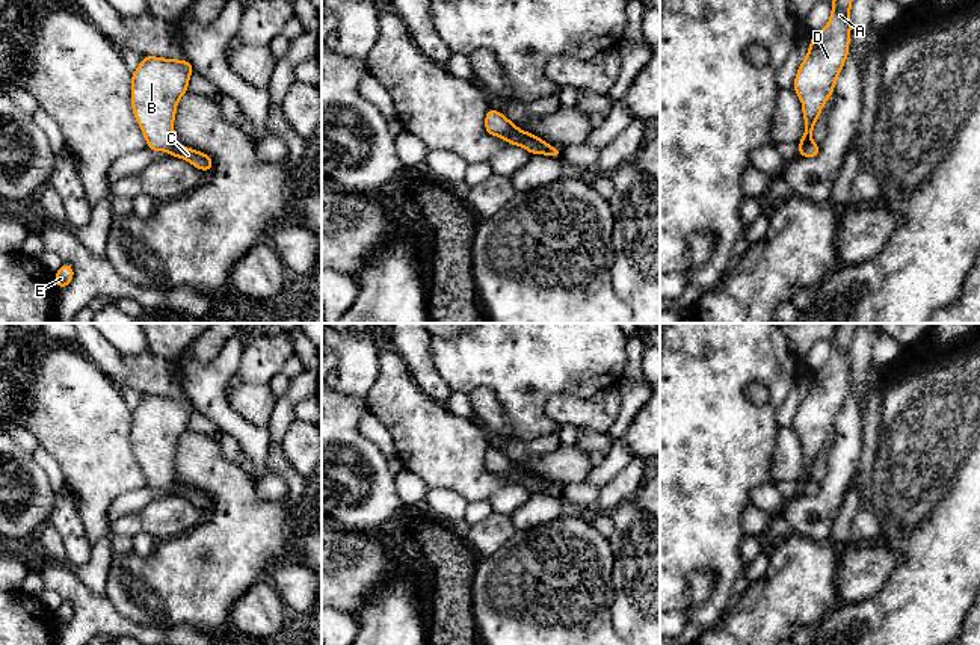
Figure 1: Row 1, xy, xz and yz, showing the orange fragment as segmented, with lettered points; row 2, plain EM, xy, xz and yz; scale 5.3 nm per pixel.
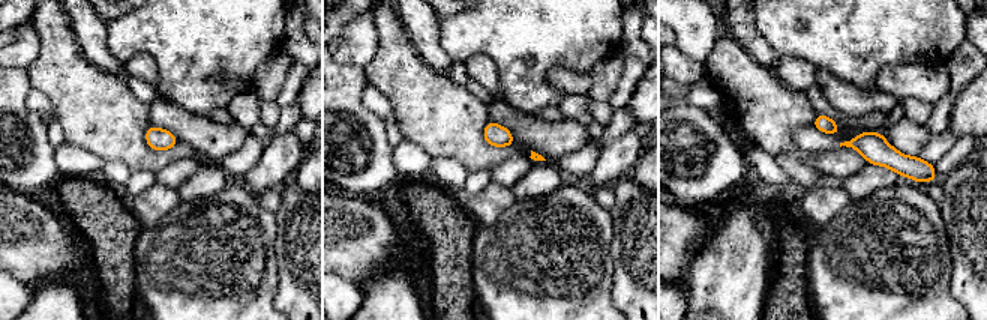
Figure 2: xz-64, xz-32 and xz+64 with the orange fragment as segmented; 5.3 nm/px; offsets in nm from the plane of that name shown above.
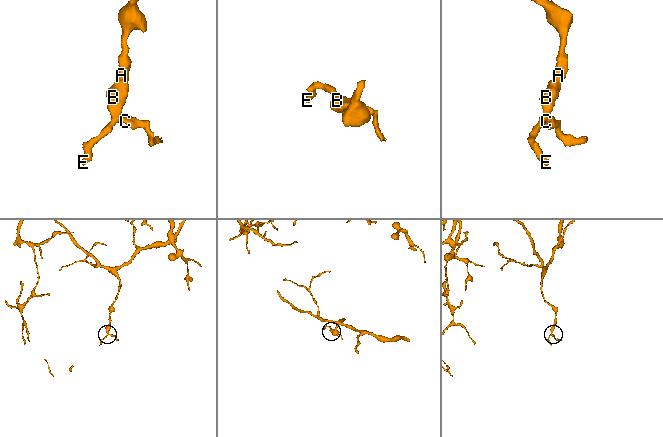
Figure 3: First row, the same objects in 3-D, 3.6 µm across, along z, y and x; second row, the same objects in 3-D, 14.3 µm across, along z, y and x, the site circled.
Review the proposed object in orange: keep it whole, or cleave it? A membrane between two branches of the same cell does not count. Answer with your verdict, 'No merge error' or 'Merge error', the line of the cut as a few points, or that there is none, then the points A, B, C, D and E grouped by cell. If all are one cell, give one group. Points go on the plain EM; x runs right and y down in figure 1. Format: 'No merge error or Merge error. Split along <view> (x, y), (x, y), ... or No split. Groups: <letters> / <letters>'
Merge error. Split along yz (810, 478), (799, 488). Groups: A B D E / C

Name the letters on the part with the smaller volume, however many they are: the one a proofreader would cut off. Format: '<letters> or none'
C

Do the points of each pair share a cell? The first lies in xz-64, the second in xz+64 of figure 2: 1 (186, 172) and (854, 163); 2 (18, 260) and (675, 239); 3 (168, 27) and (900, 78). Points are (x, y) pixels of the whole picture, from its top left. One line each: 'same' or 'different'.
1: same
2: same
3: different

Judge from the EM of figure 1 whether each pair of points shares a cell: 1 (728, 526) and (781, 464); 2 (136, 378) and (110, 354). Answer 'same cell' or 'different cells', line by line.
1: different cells
2: different cells

